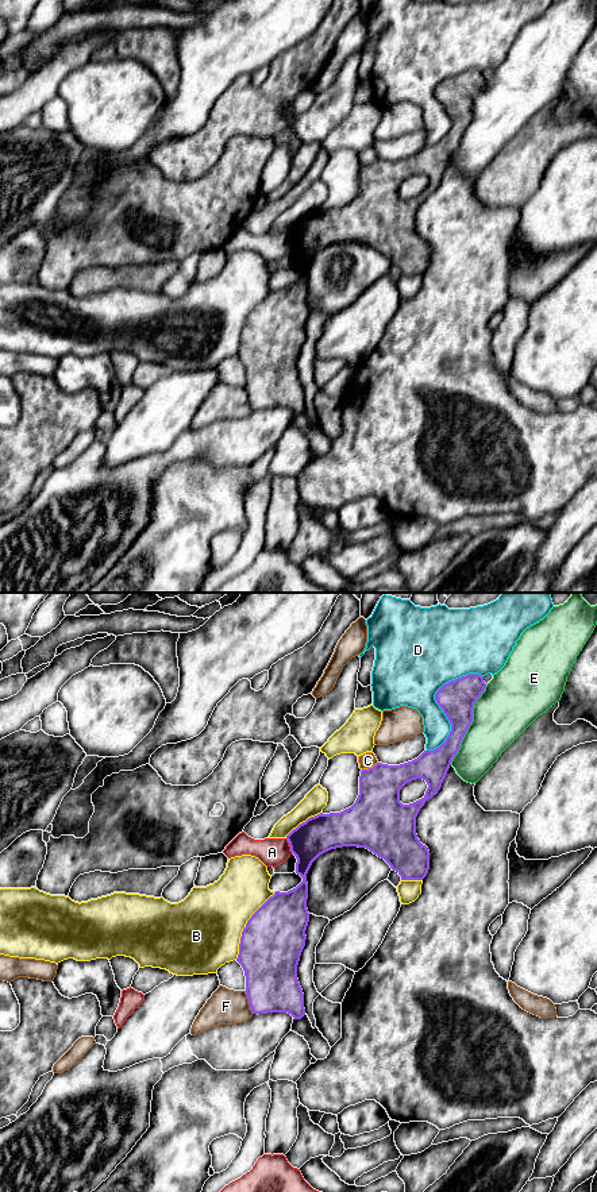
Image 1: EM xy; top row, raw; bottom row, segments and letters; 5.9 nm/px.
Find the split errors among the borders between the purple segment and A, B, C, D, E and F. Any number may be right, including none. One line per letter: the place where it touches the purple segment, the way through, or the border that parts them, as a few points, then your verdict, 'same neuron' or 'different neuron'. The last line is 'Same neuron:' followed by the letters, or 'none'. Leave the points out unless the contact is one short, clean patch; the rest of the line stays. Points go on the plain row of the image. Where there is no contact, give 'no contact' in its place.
A: xy (289, 240) | different neuron
B: xy (246, 320) | different neuron
C: xy (369, 164) | different neuron
D: xy (435, 95) | different neuron
E: xy (470, 119) | different neuron
F: xy (249, 397) | different neuron
Same neuron: none

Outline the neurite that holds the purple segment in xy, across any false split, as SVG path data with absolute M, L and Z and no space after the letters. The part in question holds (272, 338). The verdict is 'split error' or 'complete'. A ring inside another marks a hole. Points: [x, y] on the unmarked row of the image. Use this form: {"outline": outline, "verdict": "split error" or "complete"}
{"outline": "M469 69L443 80L436 86L435 96L450 116L451 127L439 143L427 144L417 154L400 161L377 158L373 163L362 165L359 190L351 202L340 208L320 208L311 212L286 231L290 247L297 254L296 269L303 273L303 277L288 288L276 286L247 316L239 339L236 356L244 366L244 387L253 409L288 408L294 414L305 410L297 360L305 342L305 325L309 317L307 269L320 250L342 242L366 243L384 254L401 271L401 275L423 275L427 271L430 246L417 234L416 212L424 198L440 185L451 157L473 117L474 99L485 82L484 72L478 69ZM416 174L427 177L425 190L413 198L403 200L400 185Z", "verdict": "complete"}

